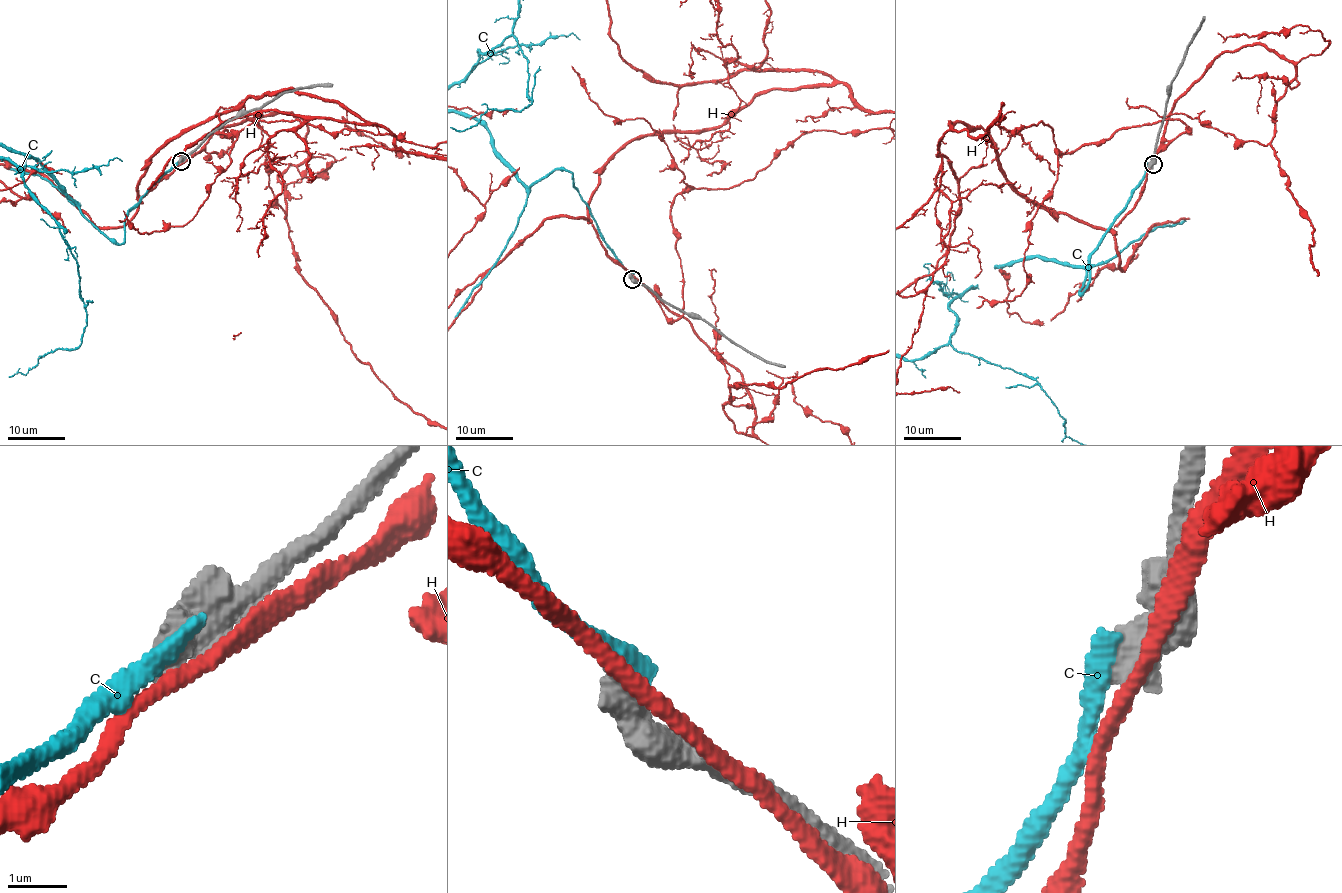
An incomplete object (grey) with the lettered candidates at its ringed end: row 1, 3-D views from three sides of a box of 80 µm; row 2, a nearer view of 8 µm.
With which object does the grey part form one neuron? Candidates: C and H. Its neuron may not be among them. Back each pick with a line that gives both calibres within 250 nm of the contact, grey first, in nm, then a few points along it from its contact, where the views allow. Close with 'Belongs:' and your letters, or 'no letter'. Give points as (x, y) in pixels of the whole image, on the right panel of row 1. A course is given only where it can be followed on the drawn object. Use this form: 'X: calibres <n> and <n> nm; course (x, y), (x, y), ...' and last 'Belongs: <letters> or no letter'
Belongs: no letter

